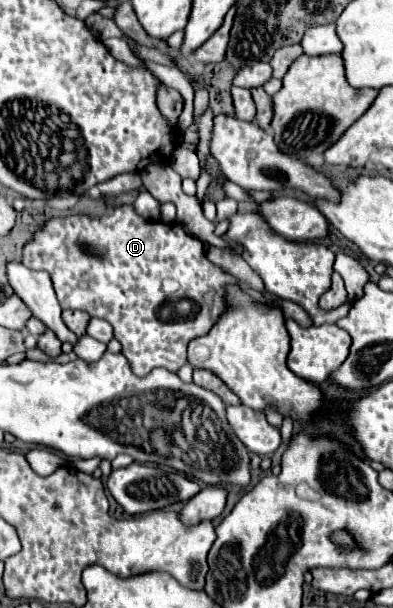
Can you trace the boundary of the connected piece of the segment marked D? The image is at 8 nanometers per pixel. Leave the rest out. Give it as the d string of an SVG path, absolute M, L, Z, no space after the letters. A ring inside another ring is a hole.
M132 205L116 207L110 215L102 215L98 219L74 215L46 221L38 235L24 247L22 263L32 271L50 273L62 309L86 311L92 317L108 321L114 329L114 337L122 343L122 355L130 361L134 373L142 377L156 367L164 367L168 371L180 369L186 363L186 347L192 337L206 335L224 315L228 307L224 303L224 287L240 283L234 275L214 265L206 257L202 241L186 233L178 223L142 219L132 211ZM180 299L194 301L198 305L198 313L186 321L164 321L158 315L162 307Z

